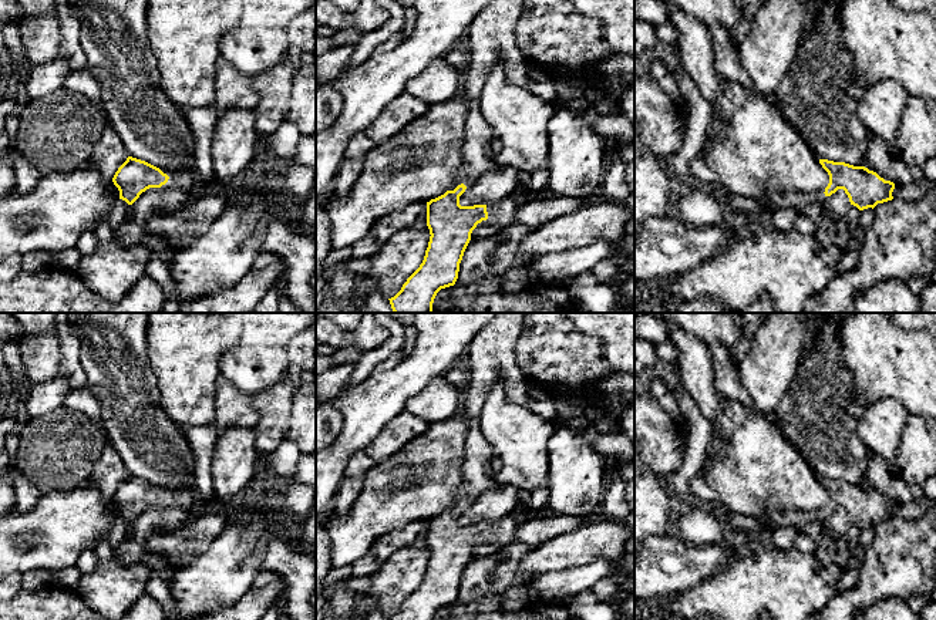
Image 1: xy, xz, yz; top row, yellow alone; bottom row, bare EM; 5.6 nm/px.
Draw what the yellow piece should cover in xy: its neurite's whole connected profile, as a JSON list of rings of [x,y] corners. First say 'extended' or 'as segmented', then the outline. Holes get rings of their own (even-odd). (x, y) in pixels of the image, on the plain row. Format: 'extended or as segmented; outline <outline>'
as segmented; outline [[[128,475],[115,491],[112,501],[119,509],[119,518],[132,523],[142,511],[149,506],[161,506],[168,498],[169,495],[159,486]]]

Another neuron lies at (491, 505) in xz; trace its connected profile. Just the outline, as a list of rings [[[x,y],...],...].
[[[502,483],[495,491],[486,491],[477,499],[465,503],[465,511],[459,515],[461,525],[486,523],[509,515],[521,501],[521,492],[509,485]]]

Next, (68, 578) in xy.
[[[73,566],[61,572],[53,573],[53,583],[61,586],[63,589],[74,592],[81,576],[83,573],[80,572],[80,569]]]

